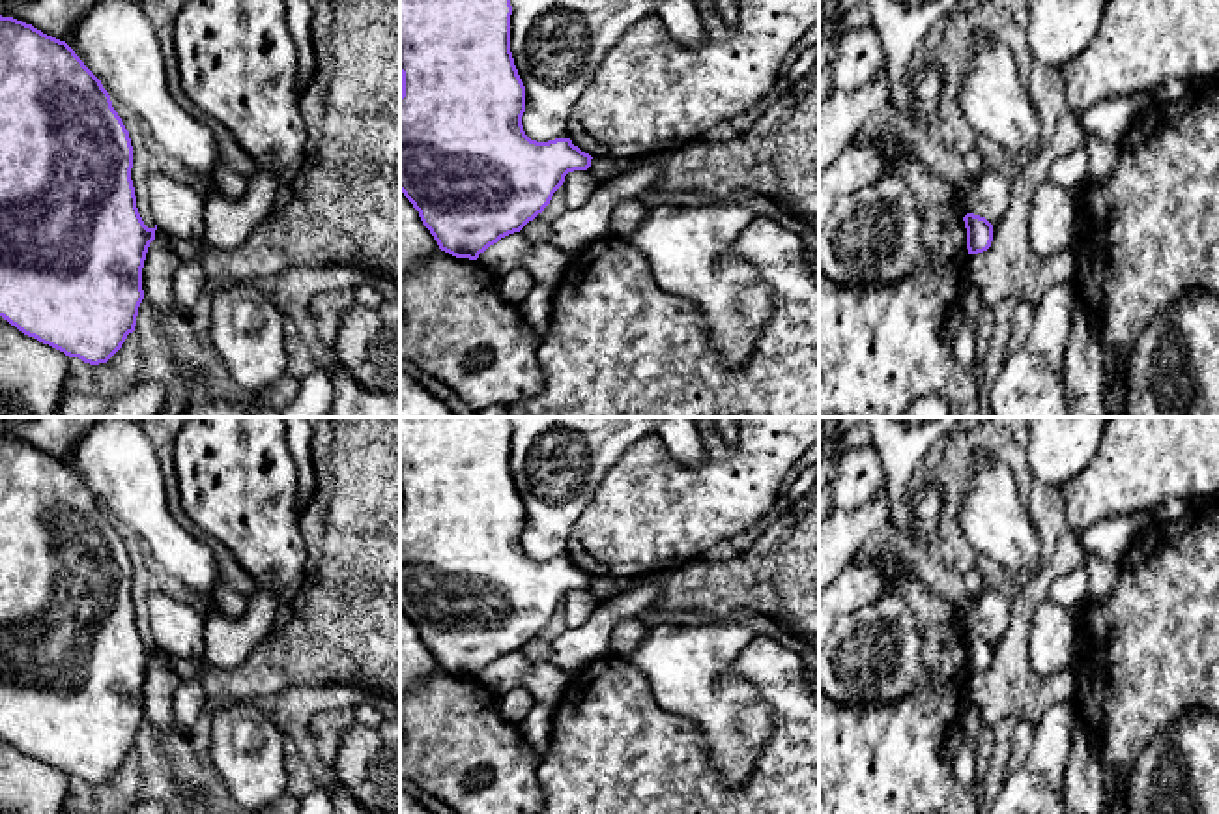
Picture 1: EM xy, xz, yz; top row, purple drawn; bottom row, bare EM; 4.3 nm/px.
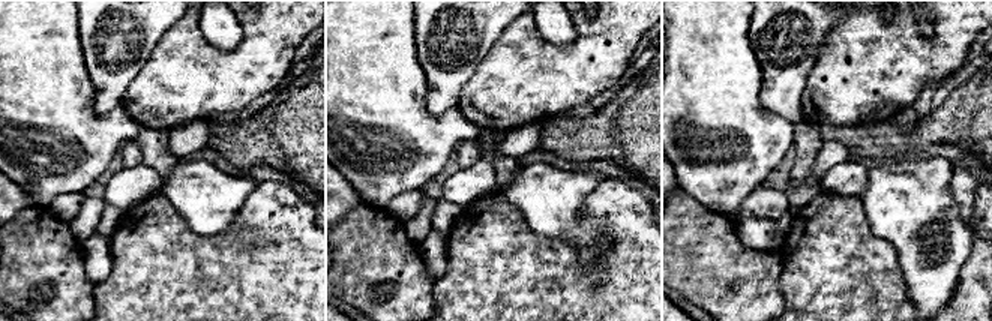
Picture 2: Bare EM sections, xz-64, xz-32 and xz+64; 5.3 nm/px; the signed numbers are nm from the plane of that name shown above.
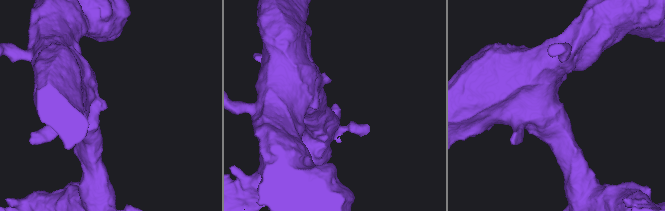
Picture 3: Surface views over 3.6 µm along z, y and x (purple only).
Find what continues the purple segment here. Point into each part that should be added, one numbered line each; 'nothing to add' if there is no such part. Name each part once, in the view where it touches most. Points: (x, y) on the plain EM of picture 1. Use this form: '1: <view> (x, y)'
nothing to add

